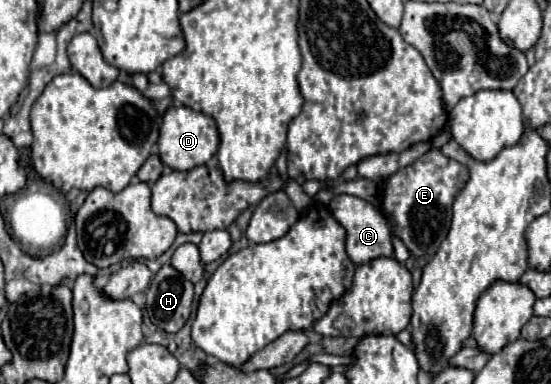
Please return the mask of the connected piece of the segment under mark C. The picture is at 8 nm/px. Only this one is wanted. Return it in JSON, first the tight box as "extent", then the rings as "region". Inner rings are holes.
{"extent":[329,195,393,265],"region":[[[337,195],[331,203],[329,203],[331,215],[335,217],[337,223],[343,225],[343,229],[347,231],[345,237],[345,249],[349,259],[355,265],[361,263],[369,263],[377,257],[393,257],[393,243],[391,243],[391,231],[387,225],[387,219],[381,215],[381,211],[377,207],[373,207],[369,201],[359,199],[355,195]]]}

